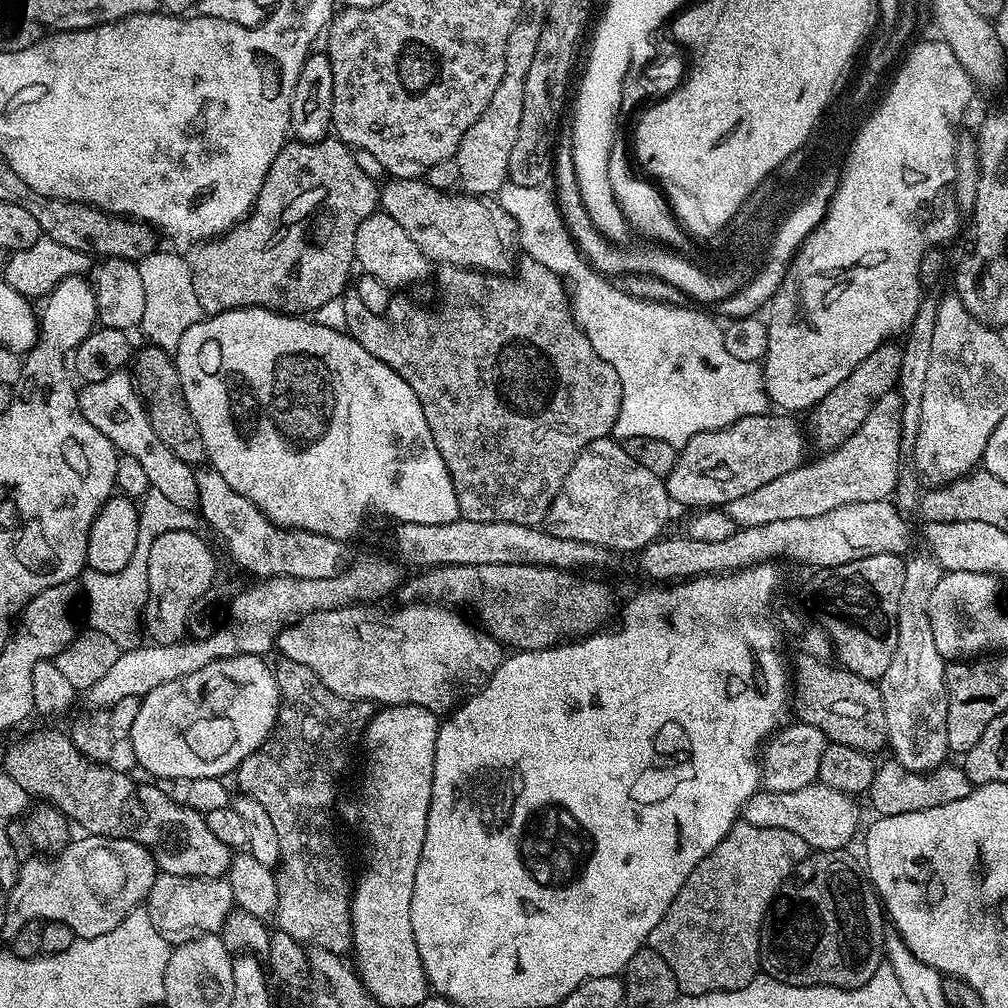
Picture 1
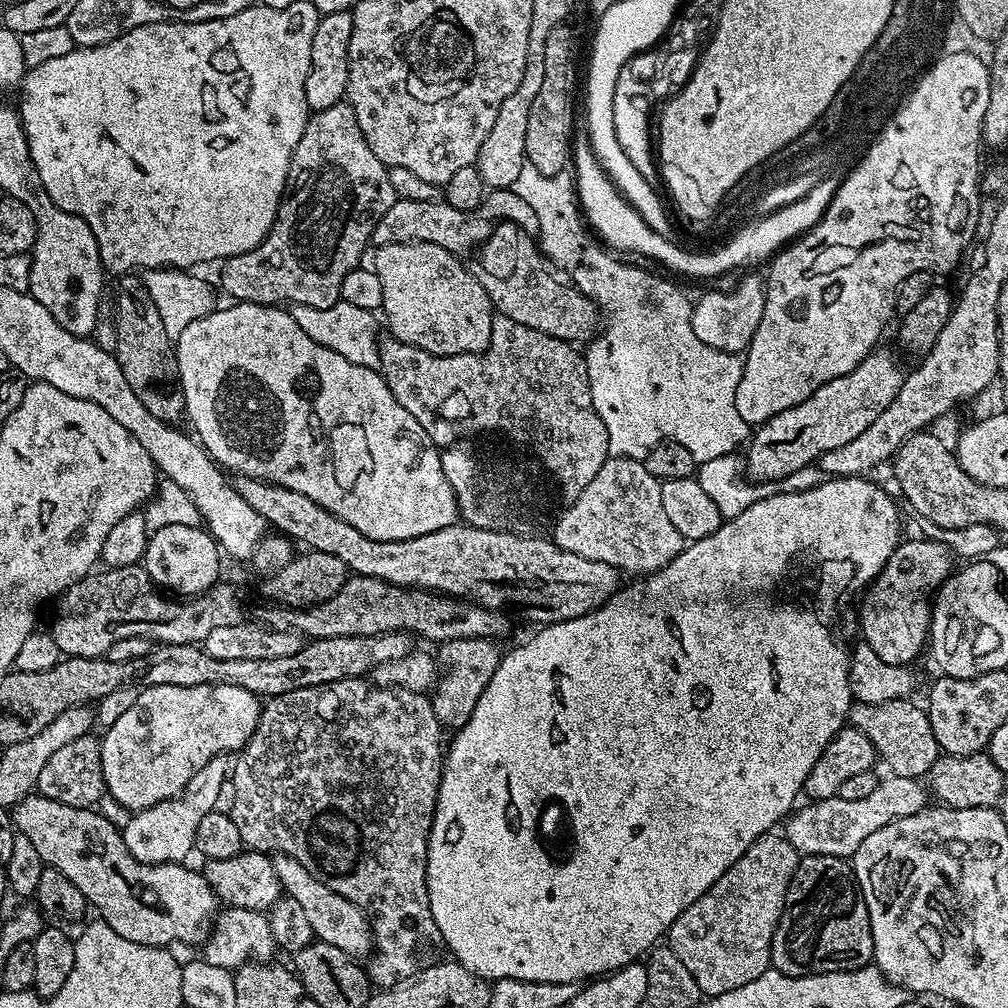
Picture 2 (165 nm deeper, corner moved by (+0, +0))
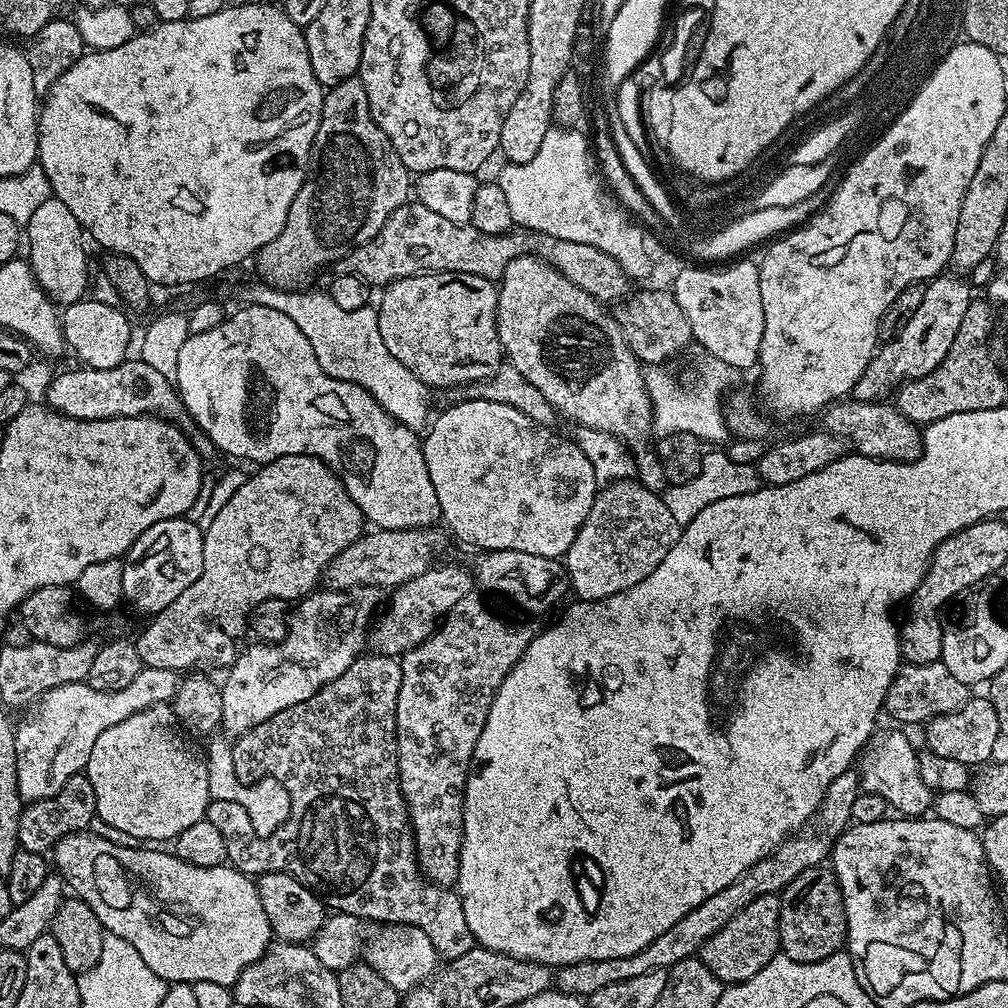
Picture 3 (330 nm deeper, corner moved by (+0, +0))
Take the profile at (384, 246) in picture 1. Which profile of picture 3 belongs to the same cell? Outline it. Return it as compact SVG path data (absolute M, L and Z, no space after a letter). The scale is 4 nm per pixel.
M425 272L418 276L407 276L401 280L395 280L393 284L387 285L383 289L384 297L376 308L378 327L381 330L382 339L386 342L386 347L398 361L406 366L410 373L416 375L421 383L427 385L429 389L445 388L451 390L466 384L478 384L481 380L489 380L502 366L502 349L498 330L496 329L496 311L498 310L498 288L493 281L482 278L478 274L466 274L465 272Z

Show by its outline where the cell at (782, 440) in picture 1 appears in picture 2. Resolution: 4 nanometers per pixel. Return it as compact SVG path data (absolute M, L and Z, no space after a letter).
M884 347L873 350L850 374L818 386L806 402L790 406L790 410L782 410L782 414L774 414L774 418L759 425L747 445L747 475L756 480L784 480L798 470L815 465L826 450L838 450L838 446L854 442L894 402L906 375L895 354Z

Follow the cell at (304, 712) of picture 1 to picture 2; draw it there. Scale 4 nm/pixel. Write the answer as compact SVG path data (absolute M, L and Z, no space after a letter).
M353 678L351 680L339 680L338 682L330 682L322 686L306 686L306 690L290 690L290 694L282 694L281 696L271 697L260 709L260 721L254 730L254 734L244 745L240 756L234 760L234 779L238 782L258 782L259 780L276 780L279 783L290 782L296 786L296 805L293 808L266 808L259 802L242 803L240 805L231 805L230 815L233 822L238 822L238 830L242 830L242 838L245 845L249 849L257 852L266 852L269 854L279 854L281 856L289 856L298 862L302 862L302 866L306 866L306 870L310 870L310 874L314 874L314 878L318 878L318 882L326 882L326 886L330 886L330 890L334 890L338 894L342 894L342 898L346 898L350 902L354 902L354 906L358 906L364 911L368 917L368 923L372 926L372 939L374 941L376 960L369 959L366 964L366 971L369 981L377 989L394 988L399 984L412 980L420 972L425 972L430 966L441 963L442 957L445 955L446 949L444 939L438 930L438 922L434 922L434 914L430 914L430 898L428 897L428 887L426 886L426 862L428 861L428 839L430 838L430 830L432 829L432 819L434 818L434 810L436 809L436 799L438 798L438 790L440 789L440 774L442 771L442 744L440 748L440 732L442 733L442 725L440 720L434 714L434 706L431 699L423 692L411 692L410 689L403 686L377 686L375 683L369 682L364 678Z

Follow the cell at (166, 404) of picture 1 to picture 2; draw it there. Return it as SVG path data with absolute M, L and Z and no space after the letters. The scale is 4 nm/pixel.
M124 274L116 284L116 348L114 355L122 374L126 374L126 382L130 382L130 390L162 422L176 426L186 416L186 405L184 402L184 391L180 389L180 375L178 374L178 358L176 357L176 345L162 324L162 317L158 314L158 308L150 298L141 277L136 274Z

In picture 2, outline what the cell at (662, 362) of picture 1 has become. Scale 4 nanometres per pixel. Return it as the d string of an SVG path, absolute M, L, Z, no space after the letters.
M525 162L522 174L518 174L518 182L514 182L511 189L527 202L530 210L534 210L540 227L538 244L543 253L569 275L578 291L596 303L602 317L602 327L587 341L588 352L583 353L583 358L590 378L594 410L606 426L609 453L643 460L648 449L659 440L673 440L690 450L697 465L710 462L710 458L733 455L736 447L740 443L743 445L750 436L749 424L742 422L742 414L738 414L738 406L734 406L734 394L744 369L743 359L737 353L706 346L706 342L694 334L693 301L688 300L678 285L644 268L615 260L616 256L590 231L571 175L542 174L542 170Z

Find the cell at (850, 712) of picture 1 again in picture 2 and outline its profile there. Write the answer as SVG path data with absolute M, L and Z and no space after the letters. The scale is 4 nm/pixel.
M892 699L882 704L853 703L849 712L849 723L866 734L877 757L888 763L887 771L902 778L927 777L930 766L934 766L934 762L942 755L927 711L913 702L911 699Z

